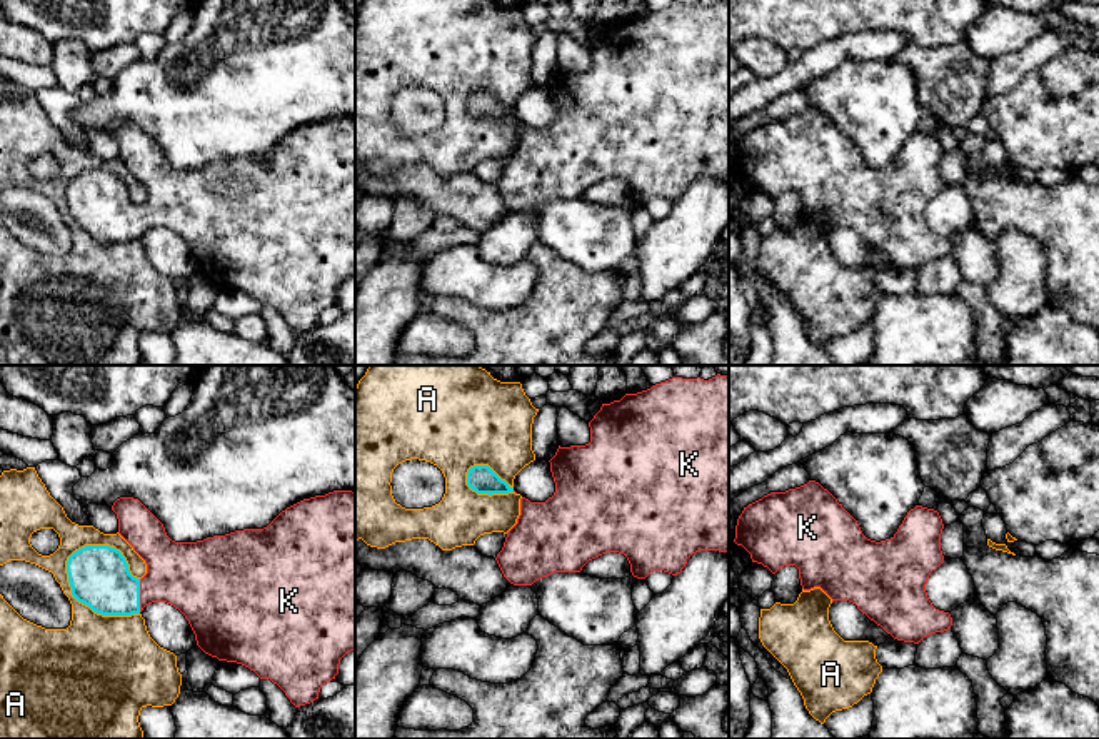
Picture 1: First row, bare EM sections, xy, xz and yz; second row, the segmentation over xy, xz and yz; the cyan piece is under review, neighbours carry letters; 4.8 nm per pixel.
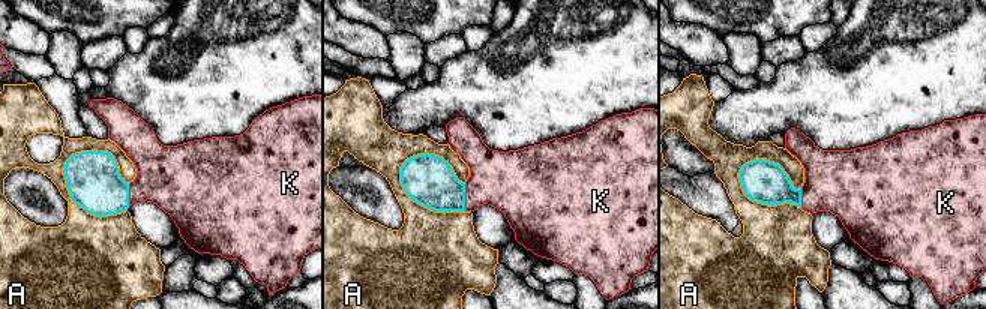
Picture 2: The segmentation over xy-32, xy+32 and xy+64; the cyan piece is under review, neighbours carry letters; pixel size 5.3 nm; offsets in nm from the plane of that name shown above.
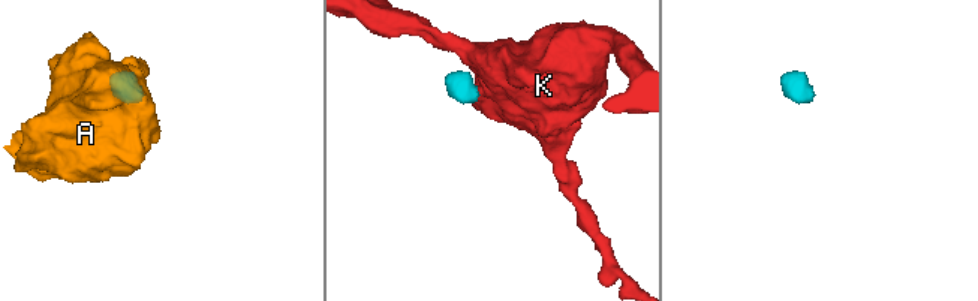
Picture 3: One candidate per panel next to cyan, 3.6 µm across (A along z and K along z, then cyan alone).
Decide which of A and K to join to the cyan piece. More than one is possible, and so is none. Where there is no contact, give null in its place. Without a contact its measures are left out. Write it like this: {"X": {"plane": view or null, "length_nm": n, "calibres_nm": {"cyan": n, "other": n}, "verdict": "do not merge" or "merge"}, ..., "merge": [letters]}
{"A": {"plane": "xy", "length_nm": 440, "calibres_nm": {"cyan": 300, "other": 380}, "verdict": "do not merge"}, "K": {"plane": "xy", "length_nm": 160, "calibres_nm": {"cyan": 300, "other": 320}, "verdict": "merge"}, "merge": ["K"]}

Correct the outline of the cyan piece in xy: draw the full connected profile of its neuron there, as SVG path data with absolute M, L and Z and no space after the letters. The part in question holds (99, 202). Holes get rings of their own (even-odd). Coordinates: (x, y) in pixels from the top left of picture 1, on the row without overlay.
M334 117L304 125L263 155L243 155L197 168L172 167L163 150L138 125L120 123L112 137L118 145L118 160L145 187L147 200L133 204L122 178L110 172L75 177L67 187L72 222L93 239L132 242L152 229L167 229L185 242L205 280L270 305L295 334L319 325L320 314L339 300L340 285L355 277L355 118Z

